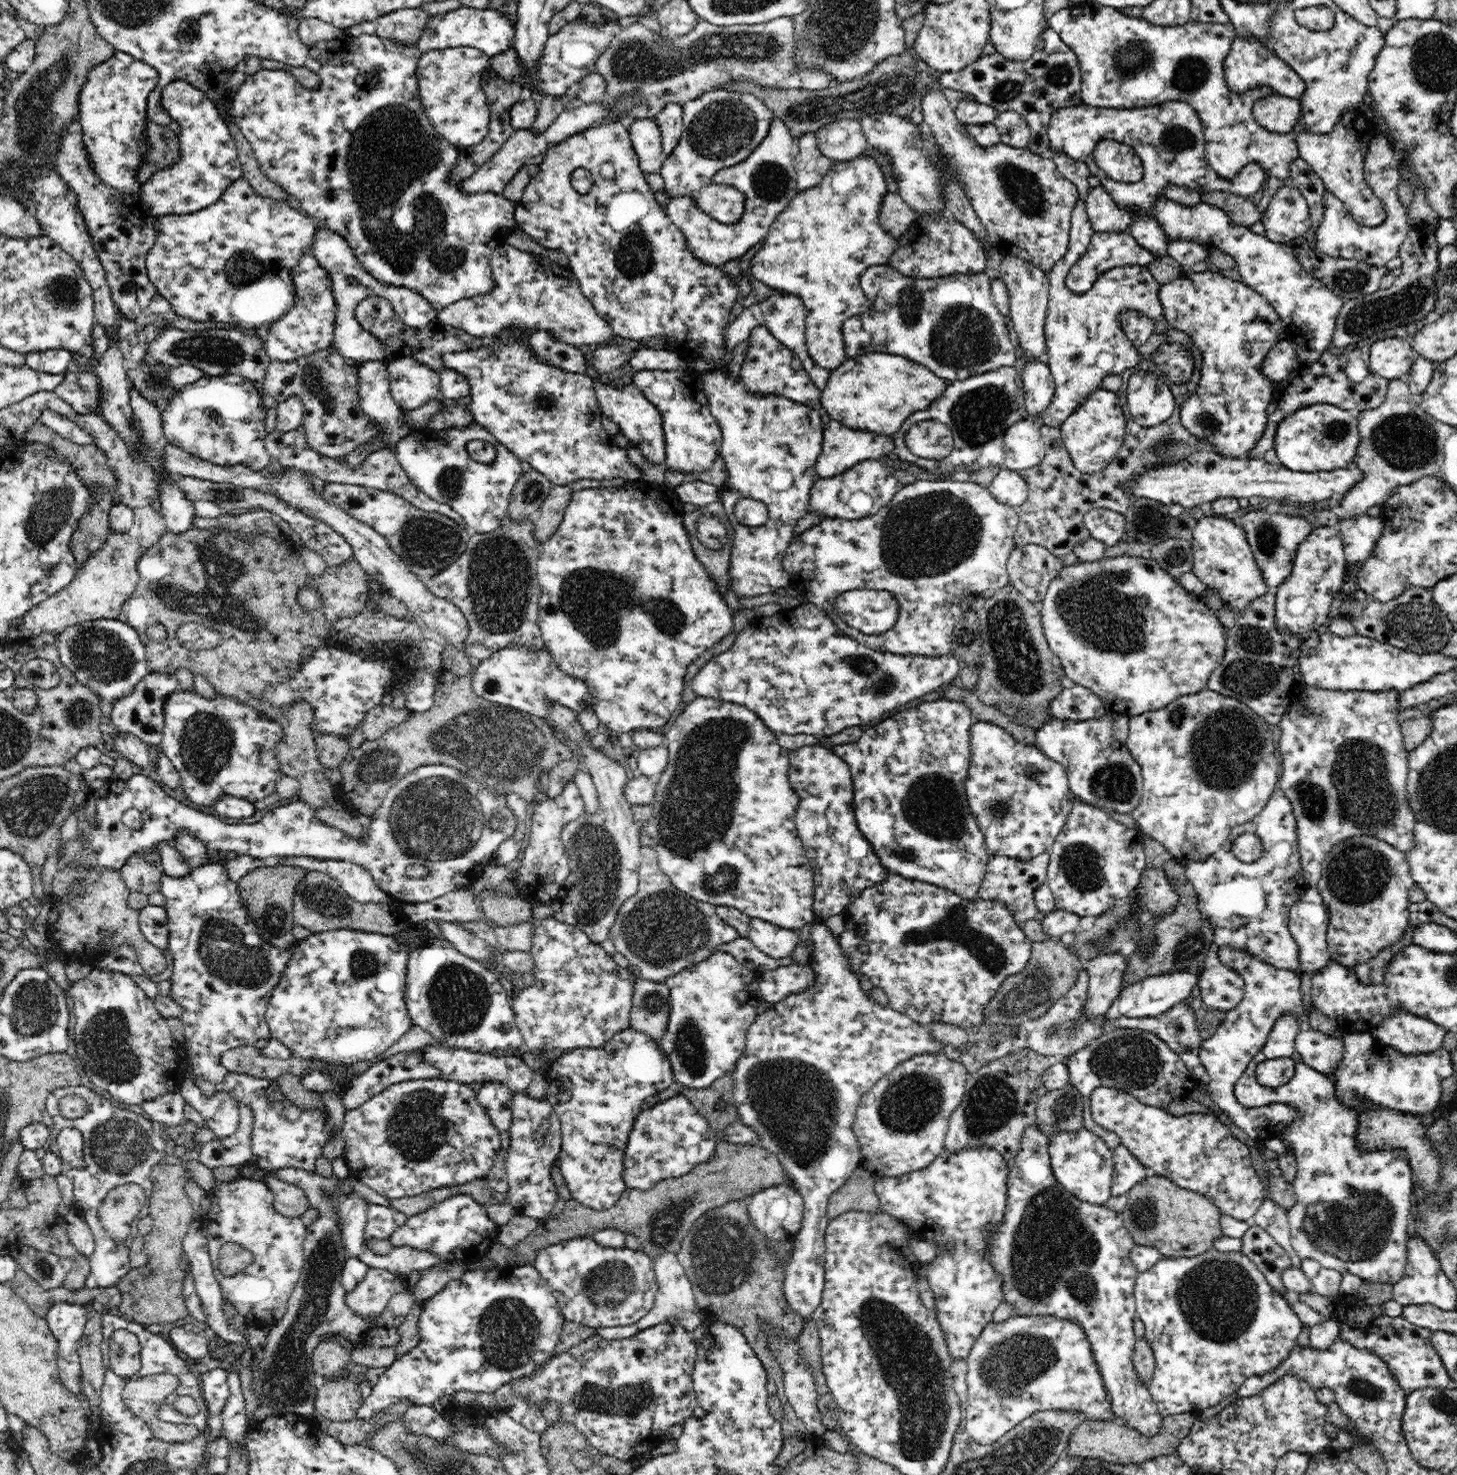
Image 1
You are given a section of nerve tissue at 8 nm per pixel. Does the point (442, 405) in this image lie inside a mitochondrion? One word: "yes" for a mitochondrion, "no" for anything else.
no

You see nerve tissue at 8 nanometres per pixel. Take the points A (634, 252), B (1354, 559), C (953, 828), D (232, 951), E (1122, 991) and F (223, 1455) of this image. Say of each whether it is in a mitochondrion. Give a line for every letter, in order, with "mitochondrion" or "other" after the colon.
A: mitochondrion
B: other
C: mitochondrion
D: mitochondrion
E: other
F: other

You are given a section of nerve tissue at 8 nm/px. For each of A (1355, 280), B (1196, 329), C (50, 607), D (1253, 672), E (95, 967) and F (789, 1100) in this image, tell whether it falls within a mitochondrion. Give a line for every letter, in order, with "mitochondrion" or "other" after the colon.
A: mitochondrion
B: other
C: other
D: mitochondrion
E: other
F: mitochondrion

